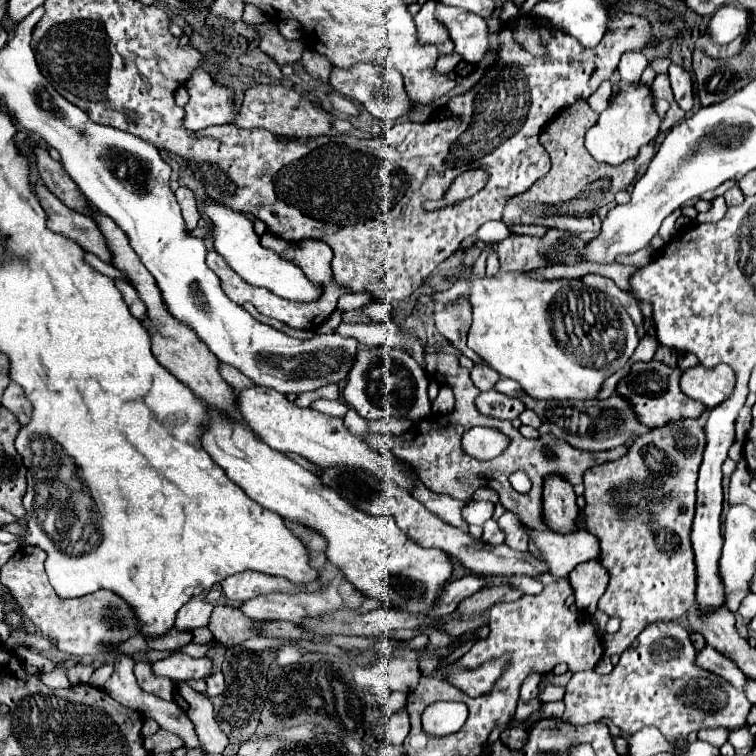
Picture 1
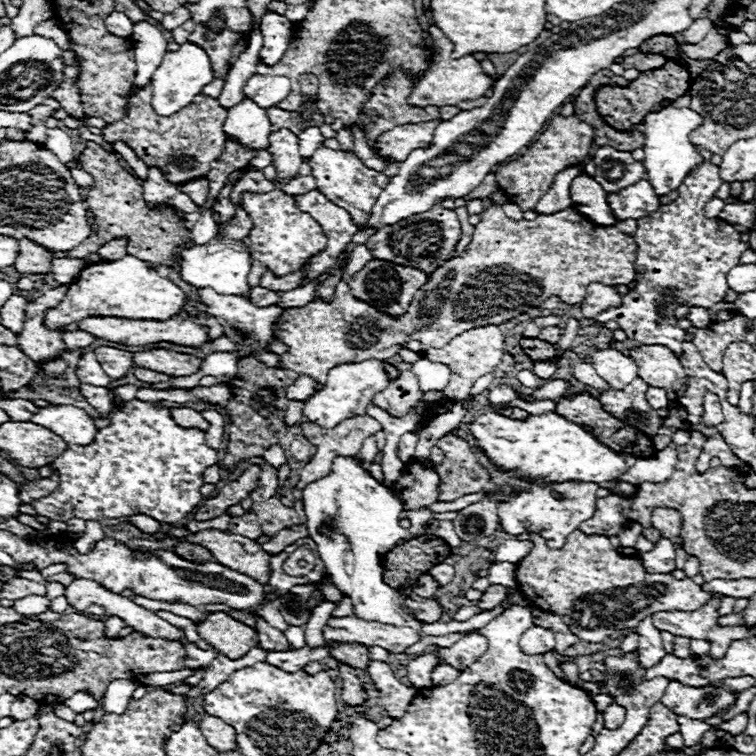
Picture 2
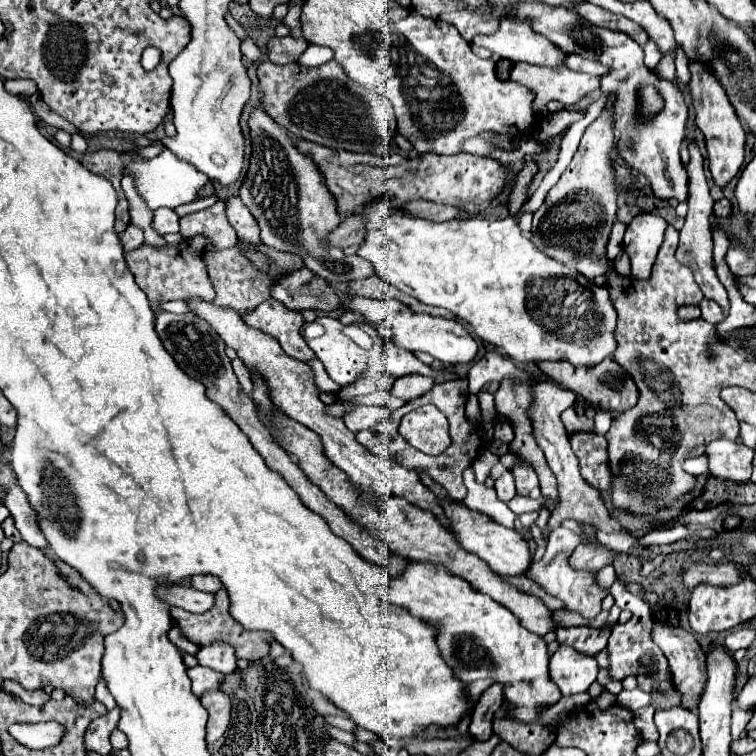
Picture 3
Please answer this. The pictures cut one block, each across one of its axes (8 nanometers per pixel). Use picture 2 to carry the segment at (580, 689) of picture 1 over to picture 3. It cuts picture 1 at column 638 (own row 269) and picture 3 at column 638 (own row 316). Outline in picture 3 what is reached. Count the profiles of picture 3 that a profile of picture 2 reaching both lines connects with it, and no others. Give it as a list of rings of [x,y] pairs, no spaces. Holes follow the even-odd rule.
[[[616,578],[616,582],[610,588],[612,596],[616,598],[616,604],[622,606],[624,610],[632,610],[634,616],[632,620],[628,620],[626,624],[616,624],[610,640],[608,640],[608,652],[610,652],[610,674],[616,680],[624,680],[630,674],[646,674],[654,680],[654,686],[664,690],[664,696],[656,696],[652,694],[652,704],[658,708],[674,708],[680,706],[680,694],[674,690],[674,684],[670,680],[670,668],[668,662],[662,654],[662,650],[658,650],[658,646],[654,644],[654,640],[650,638],[650,608],[646,602],[642,602],[642,598],[638,598],[636,594],[632,596],[626,586],[622,586],[622,580]]]

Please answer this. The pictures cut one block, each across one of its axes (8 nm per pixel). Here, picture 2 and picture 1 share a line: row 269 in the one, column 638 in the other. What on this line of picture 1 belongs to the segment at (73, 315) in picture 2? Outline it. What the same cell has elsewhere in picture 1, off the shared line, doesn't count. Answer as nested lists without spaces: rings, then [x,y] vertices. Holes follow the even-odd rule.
[[[620,80],[620,92],[598,118],[598,122],[586,132],[586,150],[598,160],[608,164],[620,164],[628,158],[636,158],[640,146],[648,144],[660,128],[660,116],[652,108],[652,92],[642,84],[626,84]]]

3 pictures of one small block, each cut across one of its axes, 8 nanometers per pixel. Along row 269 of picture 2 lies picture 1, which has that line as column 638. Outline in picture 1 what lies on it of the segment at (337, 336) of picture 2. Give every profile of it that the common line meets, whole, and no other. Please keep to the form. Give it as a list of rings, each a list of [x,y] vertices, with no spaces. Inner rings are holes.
[[[678,420],[670,422],[670,426],[652,428],[650,434],[636,438],[624,458],[604,462],[584,472],[586,524],[588,530],[600,540],[600,564],[610,574],[610,586],[598,602],[598,610],[622,620],[616,634],[602,638],[606,656],[622,654],[650,622],[678,620],[696,604],[696,566],[690,546],[690,530],[694,520],[698,466],[705,445],[706,437],[700,420]]]

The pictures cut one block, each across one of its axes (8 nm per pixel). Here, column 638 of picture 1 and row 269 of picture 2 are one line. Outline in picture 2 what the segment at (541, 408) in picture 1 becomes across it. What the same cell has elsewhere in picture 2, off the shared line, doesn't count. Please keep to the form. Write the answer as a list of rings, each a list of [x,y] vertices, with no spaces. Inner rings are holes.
[[[436,204],[428,212],[414,214],[396,224],[380,228],[374,236],[368,238],[366,248],[378,260],[398,262],[400,266],[414,266],[424,270],[426,274],[432,274],[438,266],[442,266],[442,262],[446,262],[452,256],[458,240],[460,240],[460,222],[456,218],[456,212]]]

